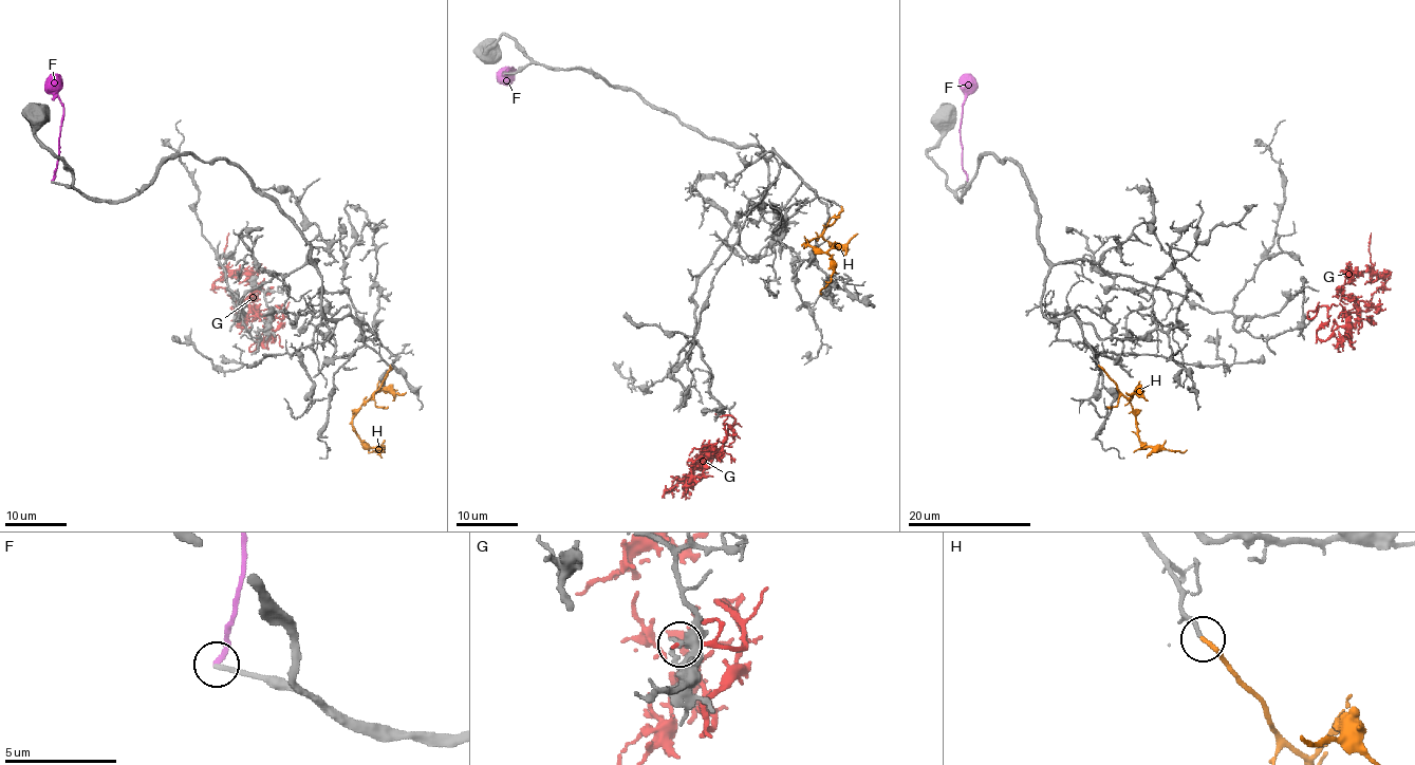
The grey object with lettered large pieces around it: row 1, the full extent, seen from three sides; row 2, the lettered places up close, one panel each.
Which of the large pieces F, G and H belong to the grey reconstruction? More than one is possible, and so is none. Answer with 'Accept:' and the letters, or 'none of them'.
Accept: H

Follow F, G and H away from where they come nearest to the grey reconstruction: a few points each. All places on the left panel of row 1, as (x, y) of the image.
F: (52, 182), (56, 168), (62, 103), (58, 95), (58, 84), (51, 74)
G: (266, 317), (283, 311), (274, 340), (250, 304), (258, 283), (250, 273), (226, 271), (215, 281), (226, 293)
H: (389, 367), (386, 378), (352, 420), (355, 434), (366, 445), (379, 446), (379, 449), (369, 452), (369, 449)

